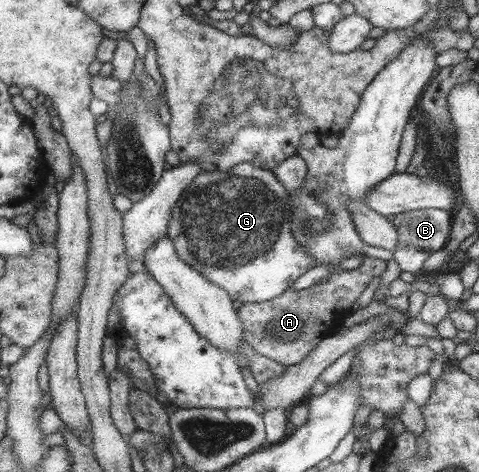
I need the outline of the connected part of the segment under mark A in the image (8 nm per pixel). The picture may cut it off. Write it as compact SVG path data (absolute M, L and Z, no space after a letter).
M363 255L362 263L359 267L352 270L341 270L334 272L327 280L314 284L311 287L302 290L288 288L282 295L262 303L246 303L238 309L239 320L243 327L243 339L251 345L252 349L280 363L280 365L291 366L298 365L311 351L319 345L323 339L330 338L341 327L343 327L343 319L352 313L350 307L354 305L354 301L368 289L368 284L374 277L378 277L384 273L387 262L379 259Z

